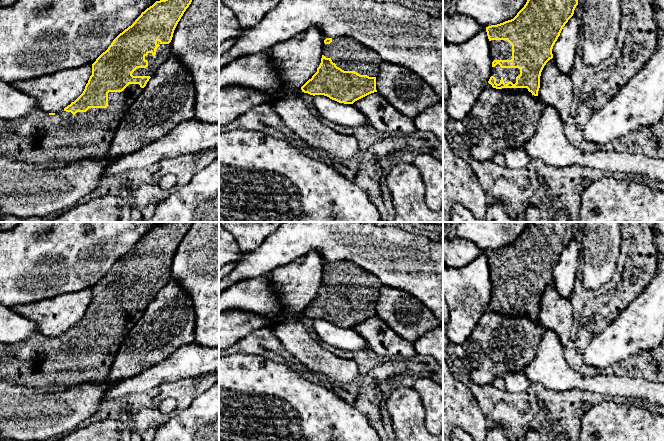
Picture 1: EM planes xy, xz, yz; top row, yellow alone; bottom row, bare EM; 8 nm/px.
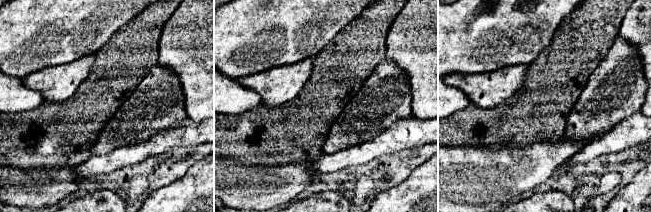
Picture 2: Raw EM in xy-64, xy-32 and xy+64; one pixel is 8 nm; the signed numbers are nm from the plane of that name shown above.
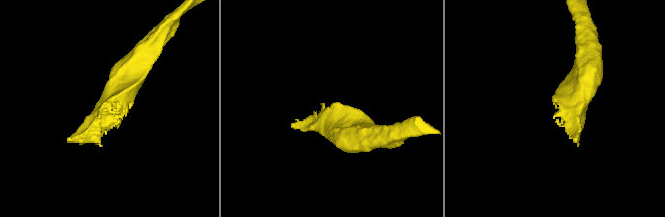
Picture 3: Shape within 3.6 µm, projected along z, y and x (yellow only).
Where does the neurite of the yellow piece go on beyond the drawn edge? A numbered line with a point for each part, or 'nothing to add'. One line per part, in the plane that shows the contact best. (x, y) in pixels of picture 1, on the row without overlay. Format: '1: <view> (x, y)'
1: xy (38, 362)

